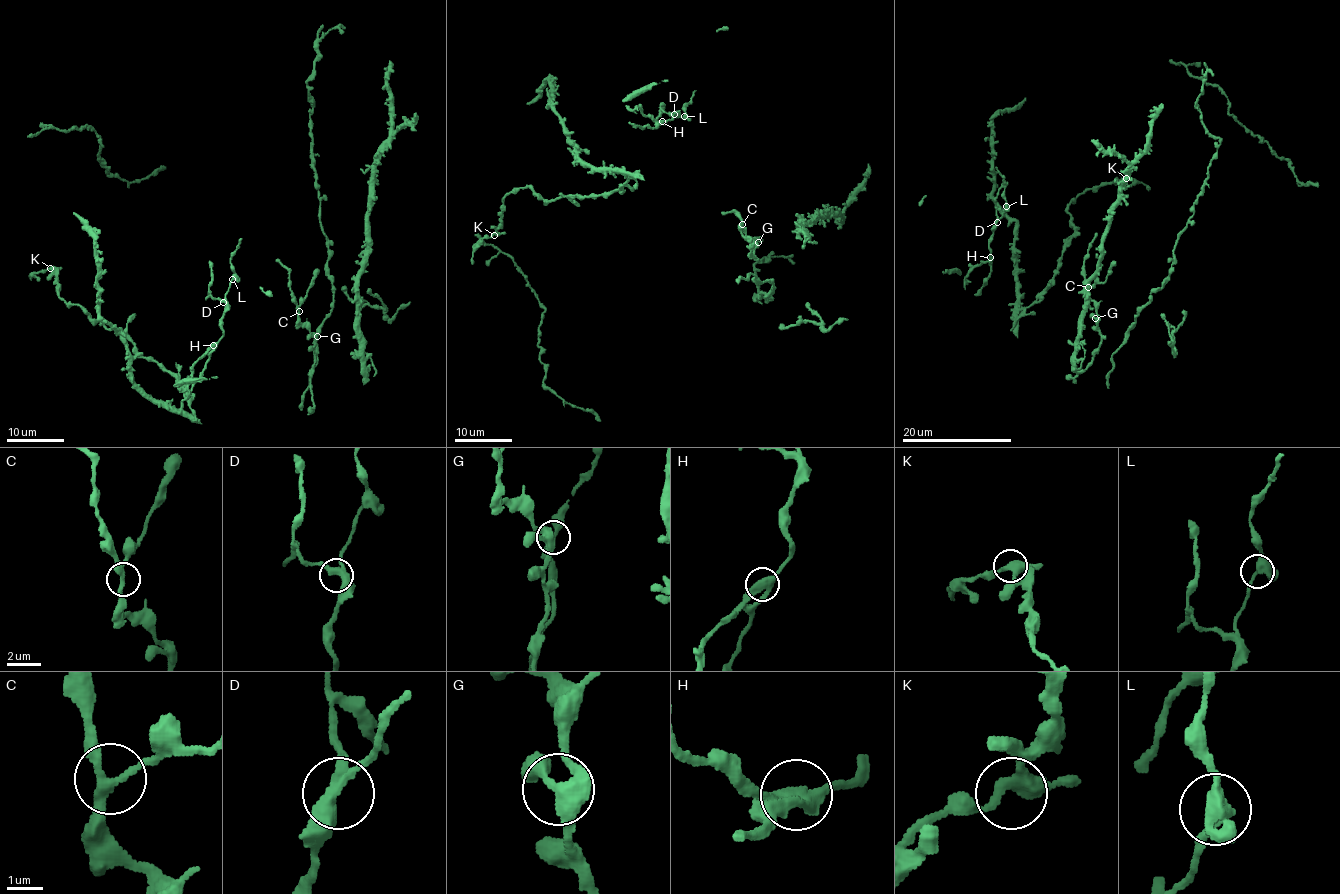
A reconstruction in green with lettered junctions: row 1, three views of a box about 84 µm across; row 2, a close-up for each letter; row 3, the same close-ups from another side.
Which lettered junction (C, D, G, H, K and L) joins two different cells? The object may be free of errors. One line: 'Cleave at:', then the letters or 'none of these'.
Cleave at: H

